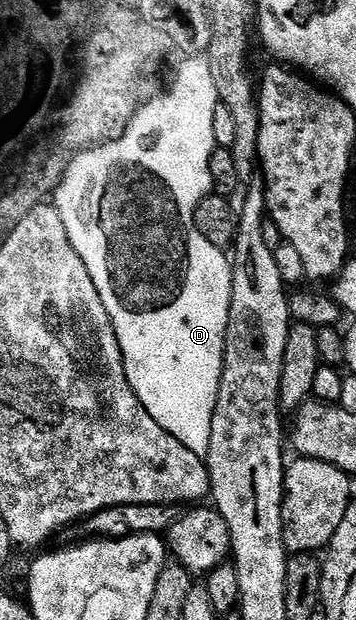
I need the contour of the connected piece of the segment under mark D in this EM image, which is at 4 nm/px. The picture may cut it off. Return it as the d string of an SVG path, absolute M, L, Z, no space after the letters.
M190 58L187 60L190 61L179 70L174 85L163 96L154 96L146 101L132 118L122 136L86 148L75 155L62 178L61 187L53 193L52 203L58 209L60 218L64 218L64 230L68 230L68 238L76 254L80 254L84 266L88 266L88 274L92 274L92 282L100 294L100 302L104 302L104 310L108 310L112 318L112 326L120 342L120 350L132 390L137 392L148 414L152 414L152 418L156 418L156 422L160 422L160 426L168 430L168 434L172 434L181 444L188 446L192 454L204 458L208 454L208 446L212 438L212 416L218 405L218 391L222 382L222 367L226 357L226 331L232 302L234 269L231 257L223 249L212 246L212 242L208 242L208 238L204 238L204 234L196 230L194 221L196 206L200 206L202 199L211 195L214 188L214 179L210 173L210 159L216 147L212 134L212 114L216 114L219 98L216 85L212 80L212 66L209 59Z

